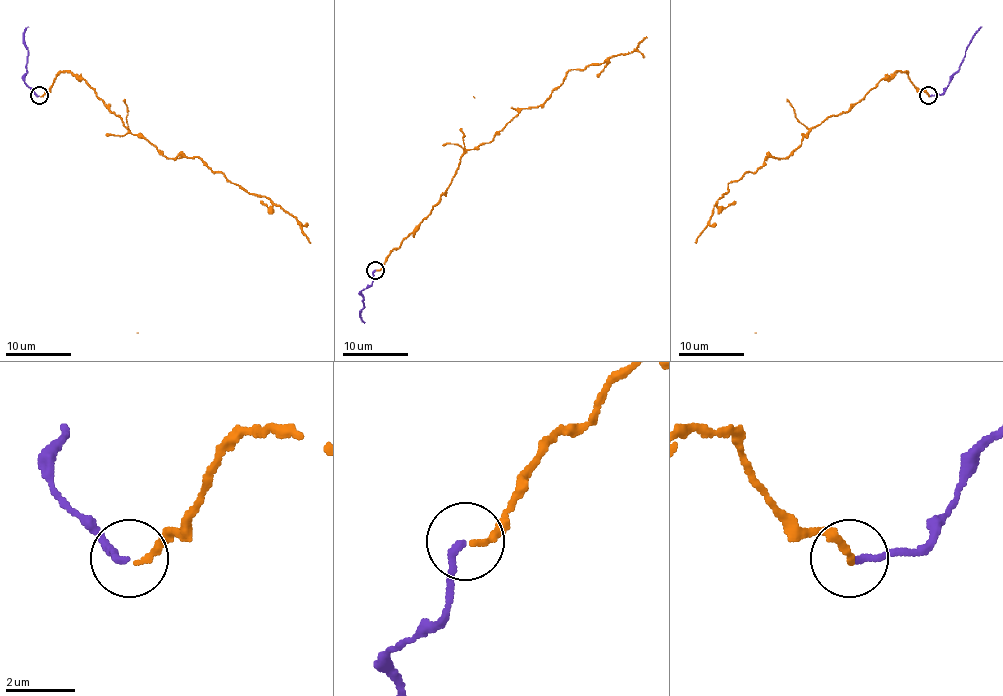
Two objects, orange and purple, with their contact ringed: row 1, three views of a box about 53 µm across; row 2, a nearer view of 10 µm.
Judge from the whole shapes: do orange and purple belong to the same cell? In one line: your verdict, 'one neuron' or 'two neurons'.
one neuron

